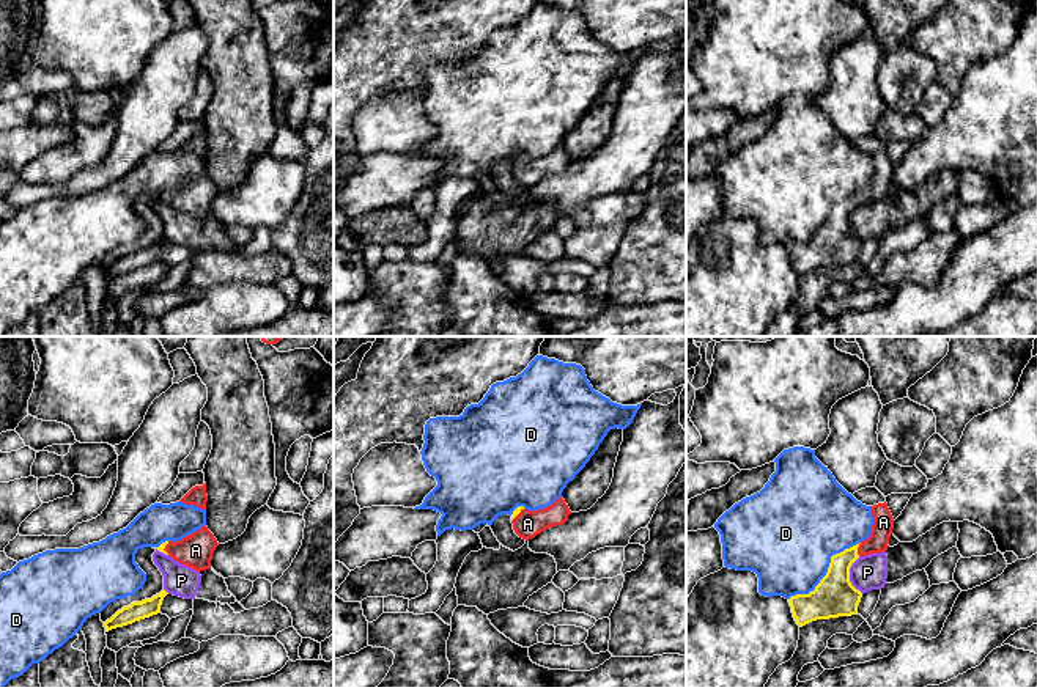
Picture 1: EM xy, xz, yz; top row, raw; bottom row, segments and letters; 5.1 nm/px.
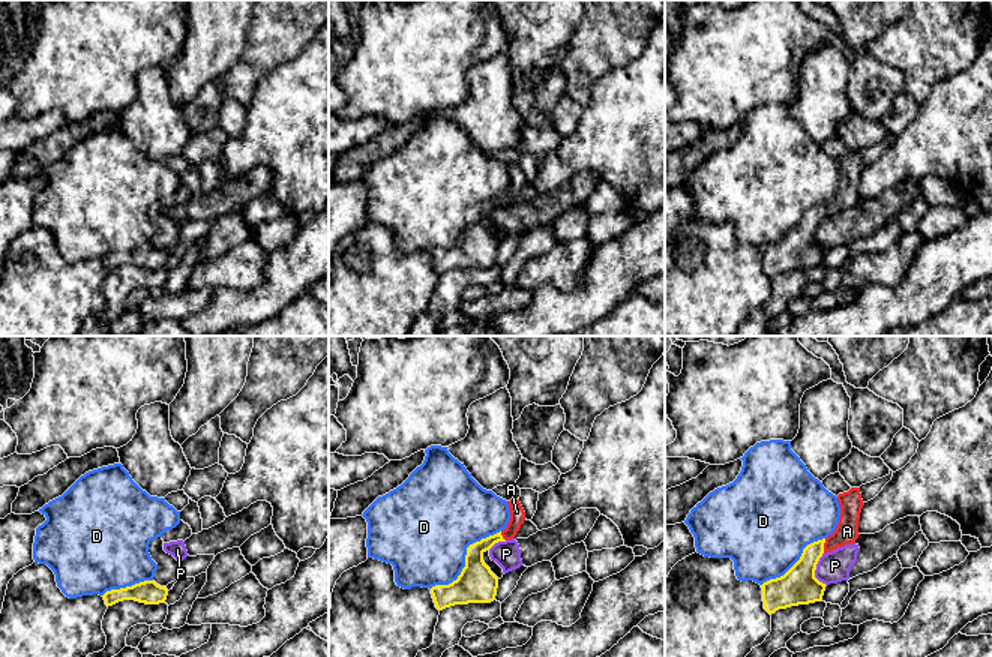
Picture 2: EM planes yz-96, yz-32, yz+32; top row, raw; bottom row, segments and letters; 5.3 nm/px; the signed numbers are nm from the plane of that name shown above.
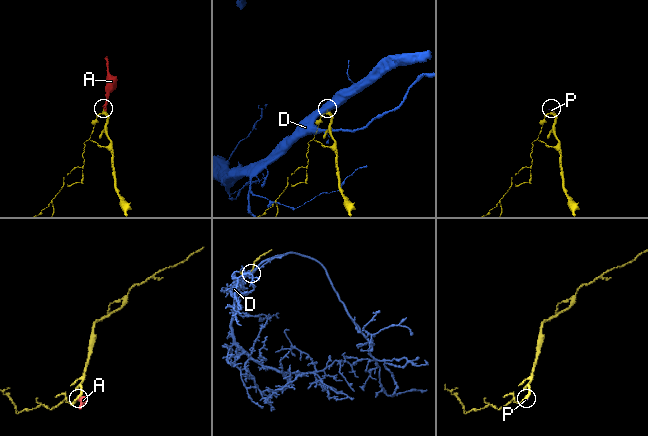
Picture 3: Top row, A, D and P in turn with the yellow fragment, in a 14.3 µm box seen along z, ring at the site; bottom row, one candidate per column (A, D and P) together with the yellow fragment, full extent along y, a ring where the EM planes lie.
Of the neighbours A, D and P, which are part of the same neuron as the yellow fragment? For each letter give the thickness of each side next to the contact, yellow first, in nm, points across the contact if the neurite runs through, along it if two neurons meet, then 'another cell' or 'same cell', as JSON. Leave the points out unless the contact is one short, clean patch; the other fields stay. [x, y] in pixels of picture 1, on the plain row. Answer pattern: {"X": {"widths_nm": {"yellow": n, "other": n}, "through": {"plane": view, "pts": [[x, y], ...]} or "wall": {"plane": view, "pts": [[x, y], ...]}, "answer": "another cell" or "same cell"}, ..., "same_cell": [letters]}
{"A": {"widths_nm": {"yellow": 190, "other": 110}, "through": {"plane": "yz", "pts": [[834, 239], [839, 214], [856, 197], [866, 195], [883, 170]]}, "answer": "same cell"}, "D": {"widths_nm": {"yellow": 220, "other": 460}, "answer": "another cell"}, "P": {"widths_nm": {"yellow": 220, "other": 180}, "wall": {"plane": "yz", "pts": [[858, 205], [850, 216], [850, 230], [863, 241]]}, "answer": "another cell"}, "same_cell": ["A"]}

